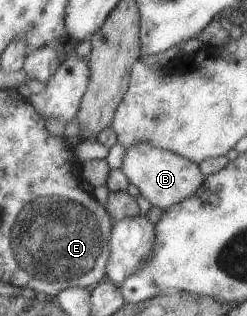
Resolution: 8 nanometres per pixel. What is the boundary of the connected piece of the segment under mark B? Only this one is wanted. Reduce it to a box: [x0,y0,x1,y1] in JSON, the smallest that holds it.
[120,143,204,210]

